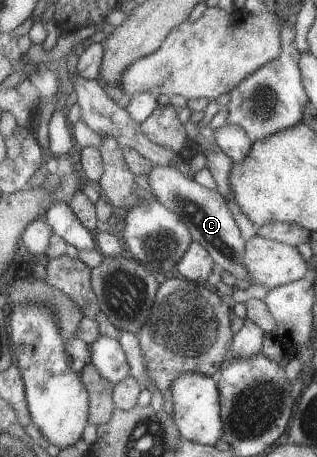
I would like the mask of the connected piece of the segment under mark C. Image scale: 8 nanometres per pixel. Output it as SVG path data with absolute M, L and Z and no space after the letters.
M153 165L152 170L146 174L150 193L164 208L180 216L186 224L191 241L209 253L210 259L220 271L226 271L236 280L236 284L245 285L252 283L246 266L244 266L244 240L240 237L239 230L228 210L224 198L217 192L200 186L193 179L178 172L176 168Z

